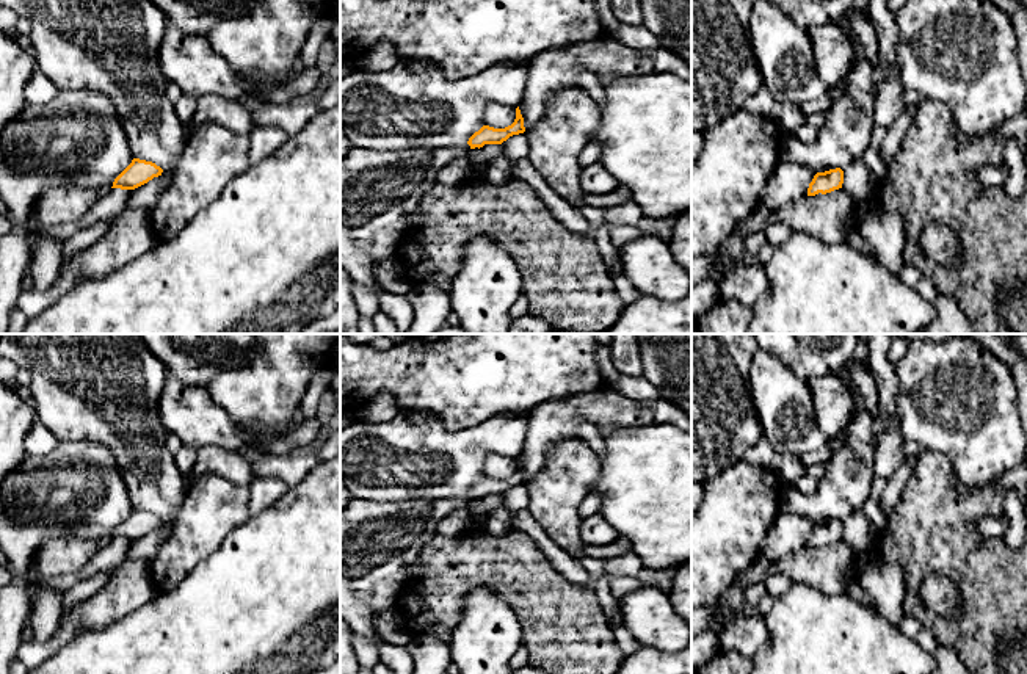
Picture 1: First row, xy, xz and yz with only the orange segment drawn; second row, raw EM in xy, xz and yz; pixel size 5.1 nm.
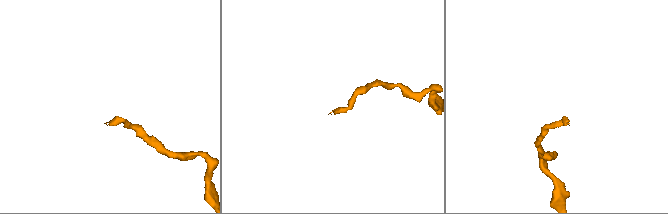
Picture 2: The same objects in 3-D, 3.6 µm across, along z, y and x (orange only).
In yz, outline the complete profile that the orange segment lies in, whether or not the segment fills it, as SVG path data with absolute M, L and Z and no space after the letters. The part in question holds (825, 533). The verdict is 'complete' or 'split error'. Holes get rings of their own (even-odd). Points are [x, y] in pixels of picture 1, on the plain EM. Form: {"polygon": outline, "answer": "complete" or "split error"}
{"polygon": "M840 519L829 520L825 524L817 524L809 534L807 547L815 547L818 544L826 545L834 541L842 539L844 534L844 522Z", "answer": "complete"}

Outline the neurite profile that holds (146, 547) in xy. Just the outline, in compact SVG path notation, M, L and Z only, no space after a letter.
M163 519L158 528L154 528L147 534L129 541L129 552L125 561L151 561L157 556L160 545L171 536L174 519Z

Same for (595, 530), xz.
M601 513L583 519L580 538L588 545L608 545L618 539L618 531L605 520Z

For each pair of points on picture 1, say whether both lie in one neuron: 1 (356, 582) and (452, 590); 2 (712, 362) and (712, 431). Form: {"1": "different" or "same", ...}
{"1": "different", "2": "same"}

